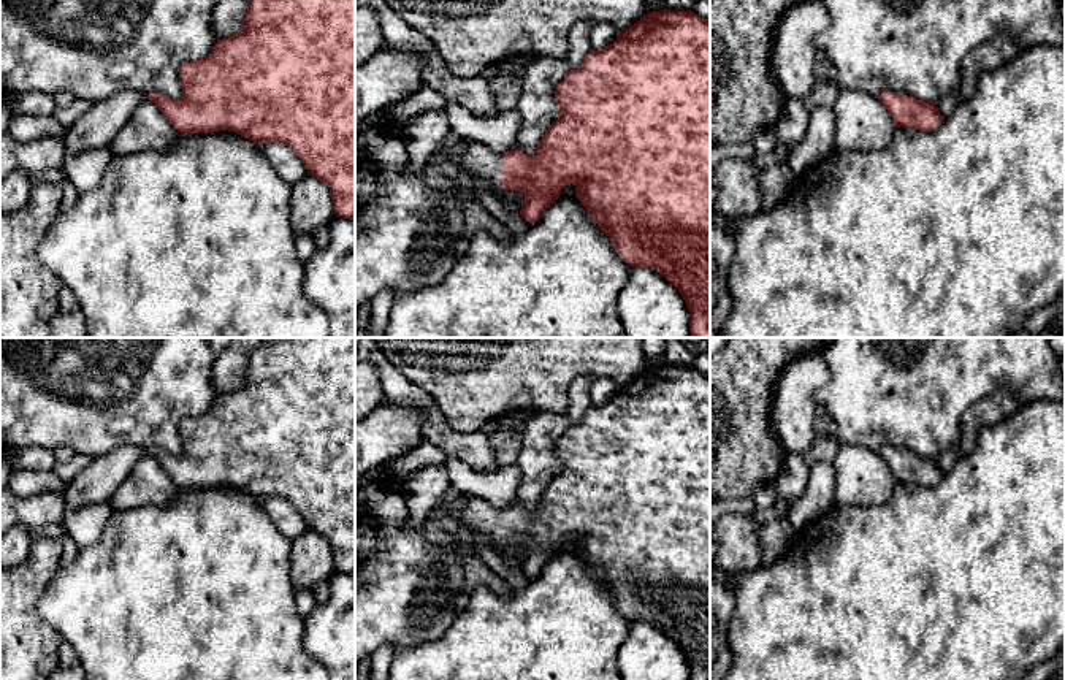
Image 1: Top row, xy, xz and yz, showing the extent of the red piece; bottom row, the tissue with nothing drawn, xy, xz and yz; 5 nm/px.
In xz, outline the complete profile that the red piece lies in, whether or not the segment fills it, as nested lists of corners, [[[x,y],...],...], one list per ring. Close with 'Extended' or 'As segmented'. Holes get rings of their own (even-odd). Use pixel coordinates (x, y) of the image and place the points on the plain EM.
[[[666,363],[643,369],[634,380],[618,387],[610,401],[602,406],[590,406],[582,422],[571,425],[558,439],[555,455],[561,463],[561,471],[548,482],[532,512],[521,506],[501,510],[477,496],[468,495],[460,510],[461,521],[471,533],[488,536],[494,544],[523,548],[520,571],[529,579],[537,577],[545,564],[559,553],[561,545],[574,539],[575,552],[609,591],[615,607],[631,623],[651,623],[664,631],[683,651],[689,666],[689,680],[710,680],[710,374],[704,374],[693,366],[670,366]]]. Extended

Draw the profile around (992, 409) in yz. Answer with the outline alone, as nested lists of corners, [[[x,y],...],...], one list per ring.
[[[1008,392],[994,393],[975,403],[962,417],[960,436],[956,442],[960,455],[973,450],[984,426],[1002,423],[1022,406],[1022,401]]]

